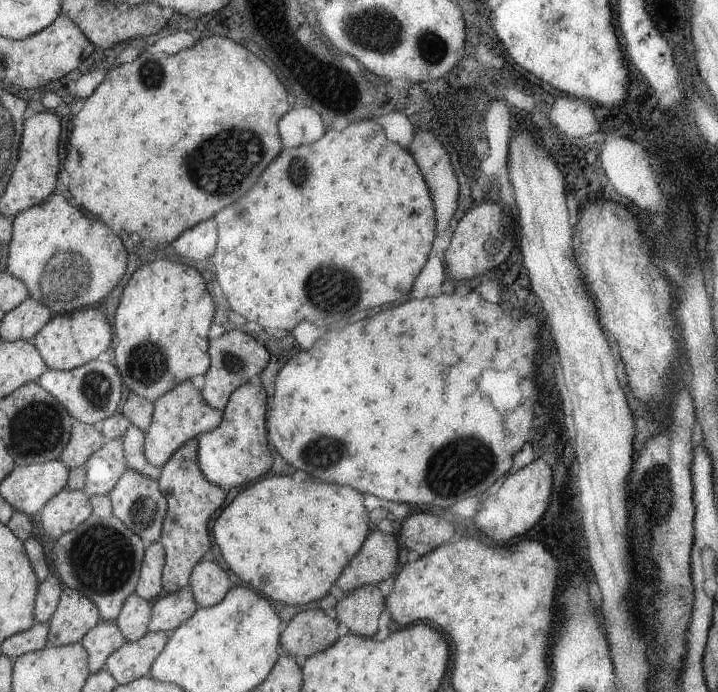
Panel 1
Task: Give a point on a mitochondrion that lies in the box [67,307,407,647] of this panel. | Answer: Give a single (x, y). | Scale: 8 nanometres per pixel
(148, 363)

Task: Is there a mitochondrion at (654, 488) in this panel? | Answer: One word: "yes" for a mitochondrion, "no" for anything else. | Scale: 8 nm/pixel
yes

